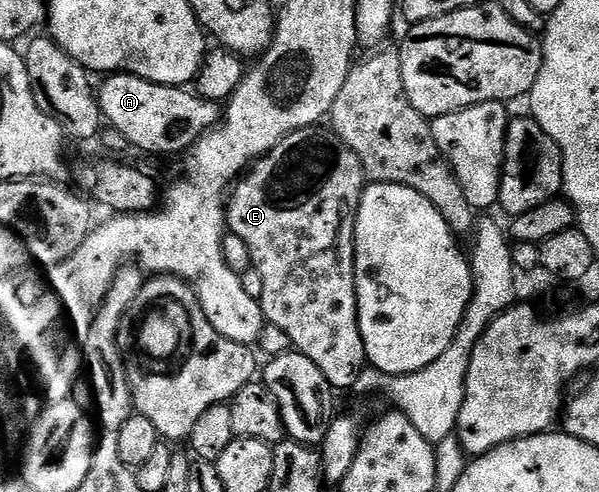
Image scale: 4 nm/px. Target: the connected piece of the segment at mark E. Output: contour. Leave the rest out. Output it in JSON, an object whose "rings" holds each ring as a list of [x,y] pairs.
{"rings":[[[313,127],[311,129],[299,129],[290,135],[286,135],[231,186],[226,197],[227,232],[238,235],[238,239],[243,239],[246,247],[250,247],[252,268],[258,271],[258,275],[262,275],[262,295],[258,300],[264,312],[265,322],[274,327],[282,327],[282,331],[286,331],[286,339],[290,339],[292,349],[297,353],[306,355],[306,359],[310,359],[310,363],[315,363],[318,371],[322,371],[322,375],[326,375],[326,383],[330,383],[333,390],[336,391],[340,391],[340,389],[355,390],[358,375],[365,369],[368,359],[366,347],[362,343],[362,331],[358,327],[356,244],[354,243],[356,216],[365,188],[364,168],[358,159],[358,155],[354,155],[354,151],[350,151],[350,147],[346,147],[346,143],[342,143],[342,139],[336,136],[331,128]]]}

